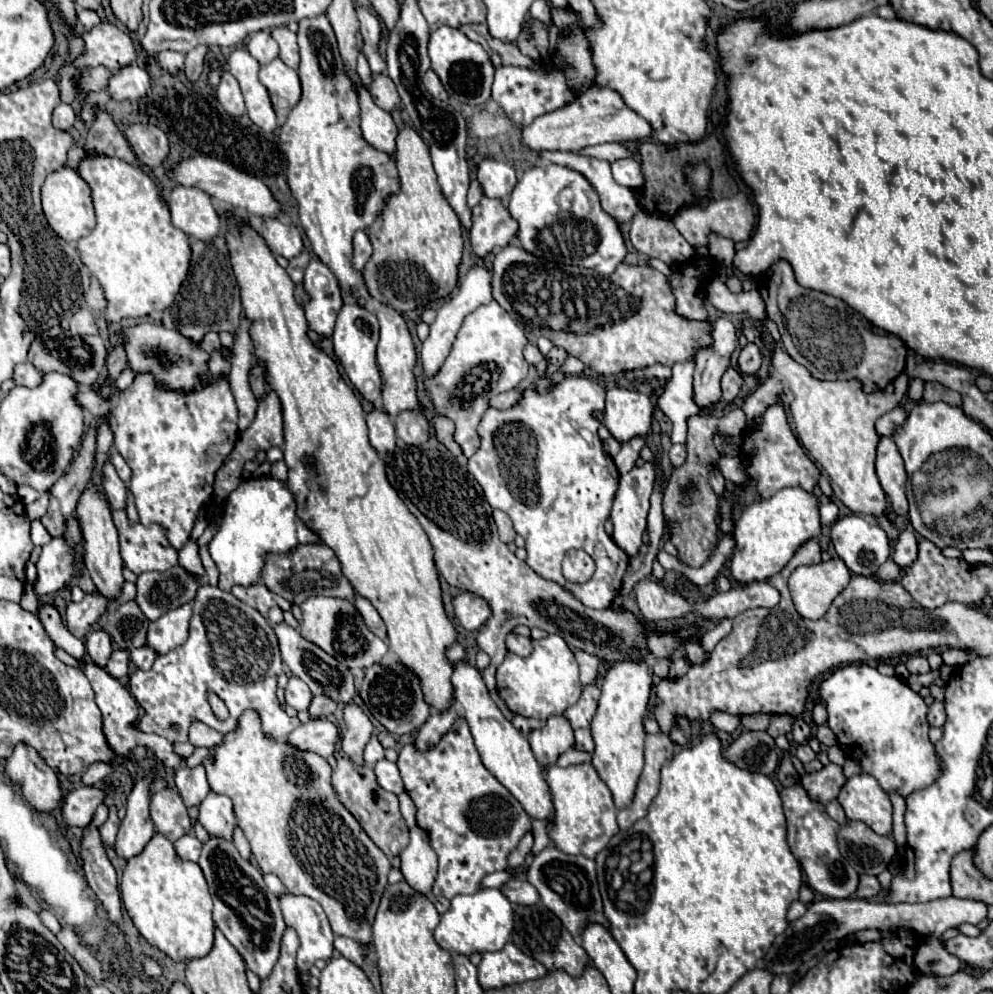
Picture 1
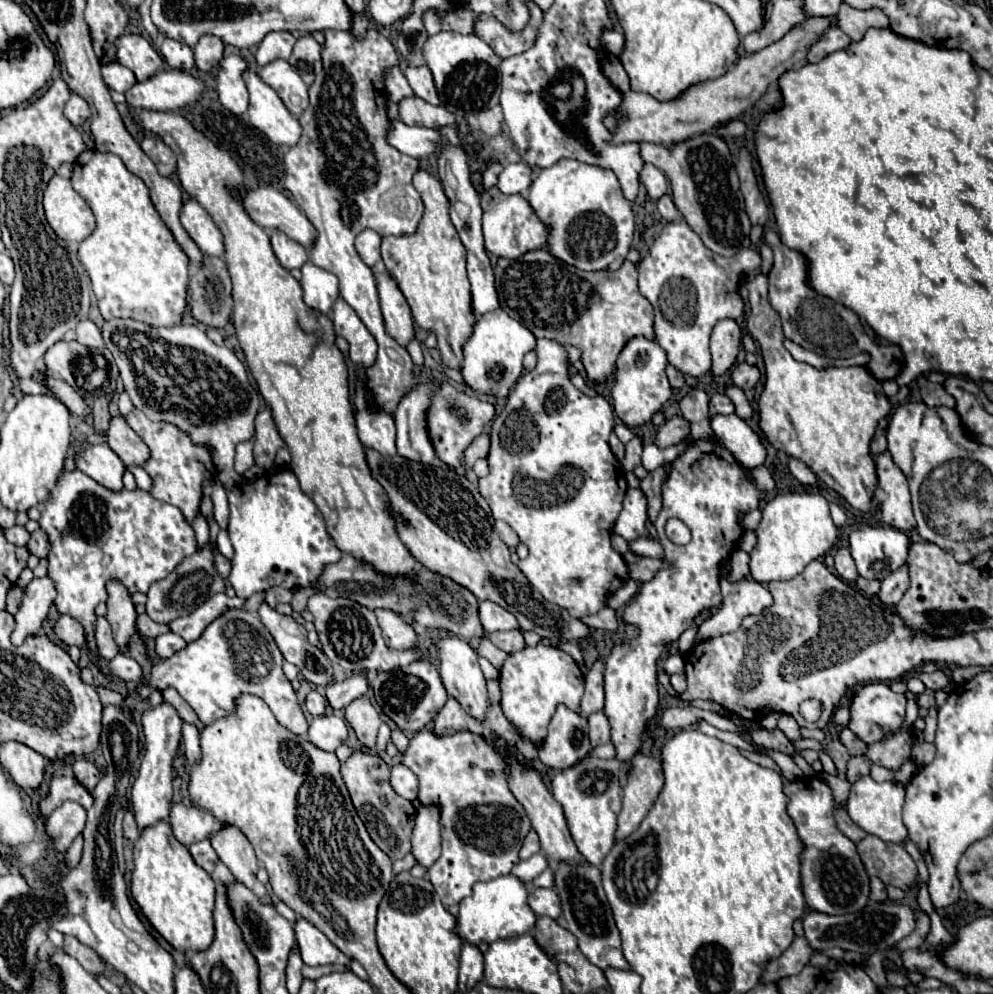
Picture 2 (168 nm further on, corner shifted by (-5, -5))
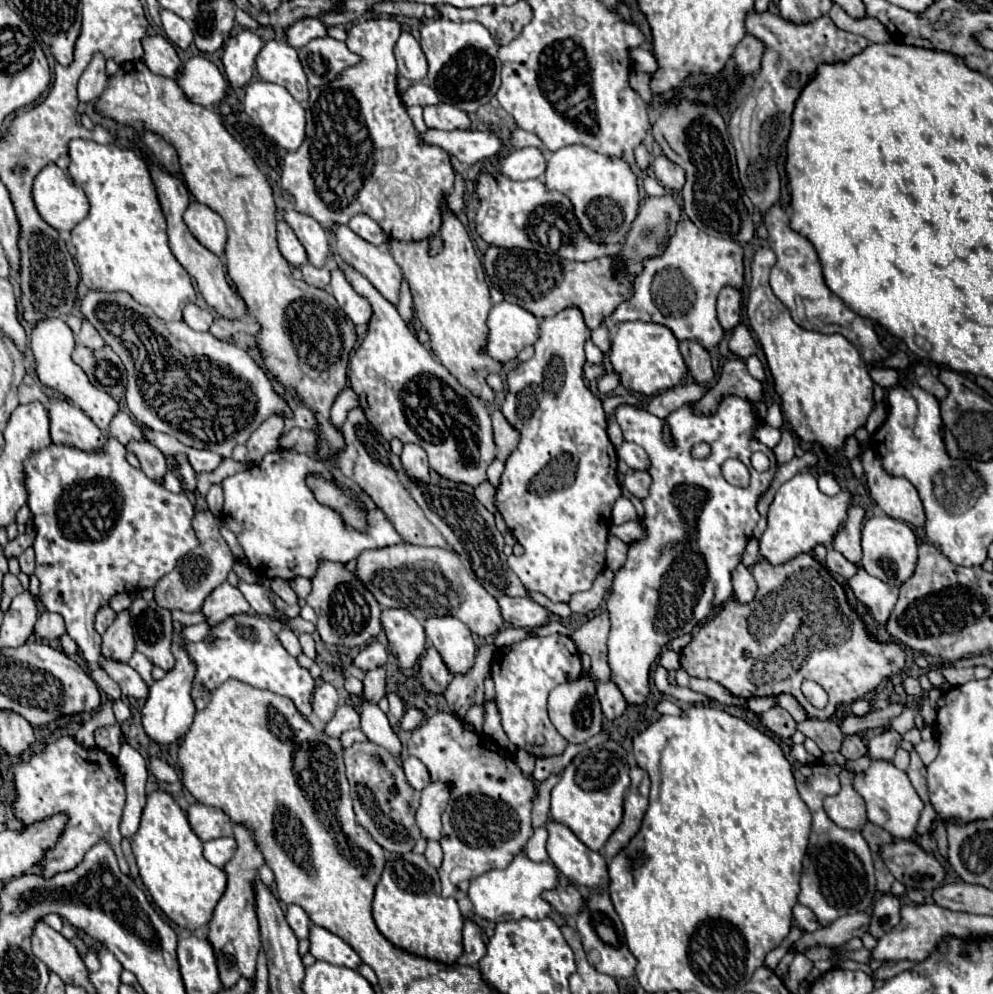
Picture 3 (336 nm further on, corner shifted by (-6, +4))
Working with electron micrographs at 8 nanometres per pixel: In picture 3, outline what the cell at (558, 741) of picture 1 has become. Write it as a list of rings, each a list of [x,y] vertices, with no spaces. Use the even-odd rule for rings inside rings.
[[[581,655],[583,661],[583,671],[581,677],[563,685],[557,685],[551,693],[549,693],[549,717],[555,725],[555,729],[569,741],[569,743],[583,743],[589,737],[597,735],[601,731],[601,723],[603,723],[603,713],[601,713],[601,703],[597,697],[597,681],[591,677],[589,673],[589,655]]]

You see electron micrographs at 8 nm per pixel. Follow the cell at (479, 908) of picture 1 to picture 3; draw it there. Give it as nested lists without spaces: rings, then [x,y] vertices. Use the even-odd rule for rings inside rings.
[[[517,853],[513,861],[505,869],[491,869],[479,877],[475,877],[469,885],[469,899],[475,907],[475,913],[489,921],[501,919],[545,919],[551,913],[551,905],[541,897],[545,889],[555,889],[559,875],[553,863],[541,861],[535,863],[525,857],[525,853]]]

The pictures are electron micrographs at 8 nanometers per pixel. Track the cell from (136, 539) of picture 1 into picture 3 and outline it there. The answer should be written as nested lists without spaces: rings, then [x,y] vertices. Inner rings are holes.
[[[107,437],[107,443],[101,447],[101,449],[95,449],[95,451],[83,451],[83,449],[77,449],[77,447],[71,447],[71,445],[57,445],[57,443],[51,443],[47,445],[45,449],[39,449],[37,453],[31,453],[27,459],[25,459],[25,465],[23,465],[23,473],[25,473],[25,487],[27,487],[27,505],[33,513],[33,523],[35,523],[35,529],[39,529],[39,535],[35,537],[35,543],[33,543],[33,549],[35,549],[35,575],[41,583],[41,591],[39,591],[39,601],[43,603],[43,607],[51,613],[59,613],[65,621],[65,627],[67,627],[67,635],[79,645],[79,651],[81,655],[95,667],[103,667],[107,671],[107,675],[121,687],[123,695],[127,697],[135,697],[135,699],[147,699],[149,697],[149,687],[143,683],[143,679],[139,677],[139,673],[135,669],[131,669],[129,665],[125,663],[117,663],[117,661],[111,661],[111,659],[105,659],[101,657],[101,635],[95,631],[93,623],[95,623],[95,613],[101,609],[101,607],[107,607],[109,605],[109,599],[117,593],[137,593],[137,591],[143,591],[147,587],[155,587],[157,581],[171,573],[177,565],[177,561],[189,551],[189,549],[195,549],[199,545],[197,537],[195,537],[195,531],[191,527],[191,521],[193,521],[193,505],[189,503],[187,495],[181,493],[181,495],[175,495],[171,491],[167,491],[165,487],[153,483],[149,477],[145,477],[145,473],[141,473],[141,469],[135,469],[127,463],[125,459],[125,453],[127,449],[115,439],[115,437]]]

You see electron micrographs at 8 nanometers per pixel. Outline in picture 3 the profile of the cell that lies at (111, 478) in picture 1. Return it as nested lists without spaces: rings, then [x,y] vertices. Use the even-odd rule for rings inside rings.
[[[49,397],[47,413],[53,443],[73,445],[83,451],[99,449],[105,443],[105,435],[77,405],[61,401],[57,397]]]

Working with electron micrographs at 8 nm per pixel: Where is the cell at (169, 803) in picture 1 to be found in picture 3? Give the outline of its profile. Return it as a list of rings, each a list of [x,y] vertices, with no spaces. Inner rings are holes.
[[[195,803],[187,809],[187,817],[189,817],[193,831],[197,833],[197,837],[201,841],[211,841],[217,837],[233,835],[233,823],[217,807],[207,807],[203,803]]]

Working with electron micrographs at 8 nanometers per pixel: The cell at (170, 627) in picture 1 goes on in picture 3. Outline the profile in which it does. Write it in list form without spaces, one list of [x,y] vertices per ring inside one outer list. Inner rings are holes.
[[[223,581],[217,589],[213,589],[213,593],[207,597],[203,605],[203,613],[209,617],[209,625],[217,625],[227,617],[249,611],[251,607],[245,601],[243,593],[237,587],[233,587],[229,581]]]

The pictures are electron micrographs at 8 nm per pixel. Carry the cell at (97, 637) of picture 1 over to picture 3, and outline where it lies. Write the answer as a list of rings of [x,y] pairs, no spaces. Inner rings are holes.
[[[103,607],[99,613],[97,613],[97,619],[95,619],[95,629],[97,633],[105,633],[105,629],[115,621],[117,613],[111,609],[111,607]]]

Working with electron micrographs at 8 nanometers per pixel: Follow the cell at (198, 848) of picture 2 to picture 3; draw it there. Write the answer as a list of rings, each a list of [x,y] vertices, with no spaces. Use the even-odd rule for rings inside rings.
[[[221,837],[221,839],[211,839],[207,843],[203,843],[203,855],[209,863],[213,863],[215,867],[225,867],[225,863],[233,857],[235,853],[235,839],[233,837]]]

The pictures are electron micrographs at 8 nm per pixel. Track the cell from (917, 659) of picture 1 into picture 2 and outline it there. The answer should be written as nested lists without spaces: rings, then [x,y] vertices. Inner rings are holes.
[[[936,670],[936,672],[918,672],[918,678],[924,682],[926,688],[930,690],[950,690],[952,684],[950,684],[950,678],[942,672],[942,670]]]

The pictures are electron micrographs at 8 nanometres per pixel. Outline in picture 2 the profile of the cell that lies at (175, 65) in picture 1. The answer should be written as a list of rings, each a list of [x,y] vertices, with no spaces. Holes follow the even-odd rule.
[[[166,38],[162,48],[160,48],[160,54],[162,58],[166,60],[166,64],[170,68],[176,68],[176,70],[192,70],[194,68],[194,54],[192,50],[182,44],[182,42],[176,42],[176,40],[170,40]]]

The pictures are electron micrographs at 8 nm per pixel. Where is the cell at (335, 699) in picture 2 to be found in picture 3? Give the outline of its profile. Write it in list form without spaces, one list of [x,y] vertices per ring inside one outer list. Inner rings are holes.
[[[371,641],[365,649],[361,649],[357,653],[357,657],[353,659],[353,663],[357,667],[361,667],[363,671],[369,671],[369,669],[375,669],[375,667],[381,667],[387,663],[387,647],[381,643],[381,641]]]

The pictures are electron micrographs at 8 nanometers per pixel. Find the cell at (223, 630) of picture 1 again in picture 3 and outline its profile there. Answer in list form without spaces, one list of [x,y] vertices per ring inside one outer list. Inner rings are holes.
[[[241,613],[225,619],[211,629],[211,635],[201,643],[187,643],[191,659],[197,663],[197,675],[193,685],[193,699],[205,697],[205,689],[213,691],[225,683],[231,675],[237,675],[241,683],[269,689],[273,693],[293,699],[295,707],[309,717],[311,715],[311,695],[315,689],[315,679],[309,669],[301,667],[293,655],[285,651],[277,635],[271,631],[269,623],[261,617]]]

